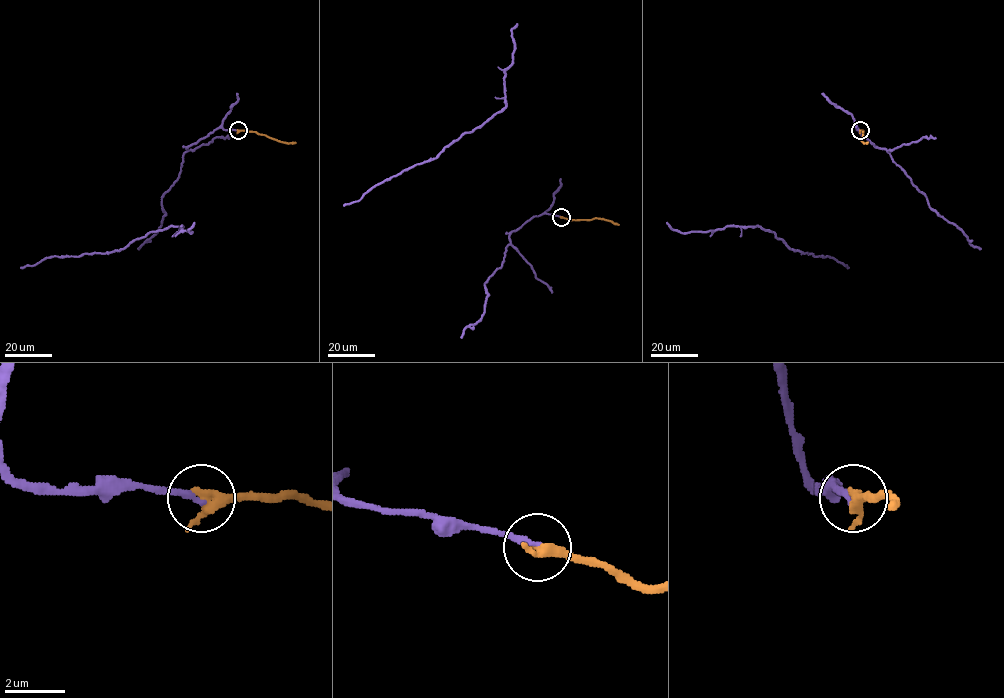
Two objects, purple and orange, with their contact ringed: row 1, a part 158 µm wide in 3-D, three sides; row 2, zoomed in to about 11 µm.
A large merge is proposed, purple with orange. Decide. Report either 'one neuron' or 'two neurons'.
one neuron

